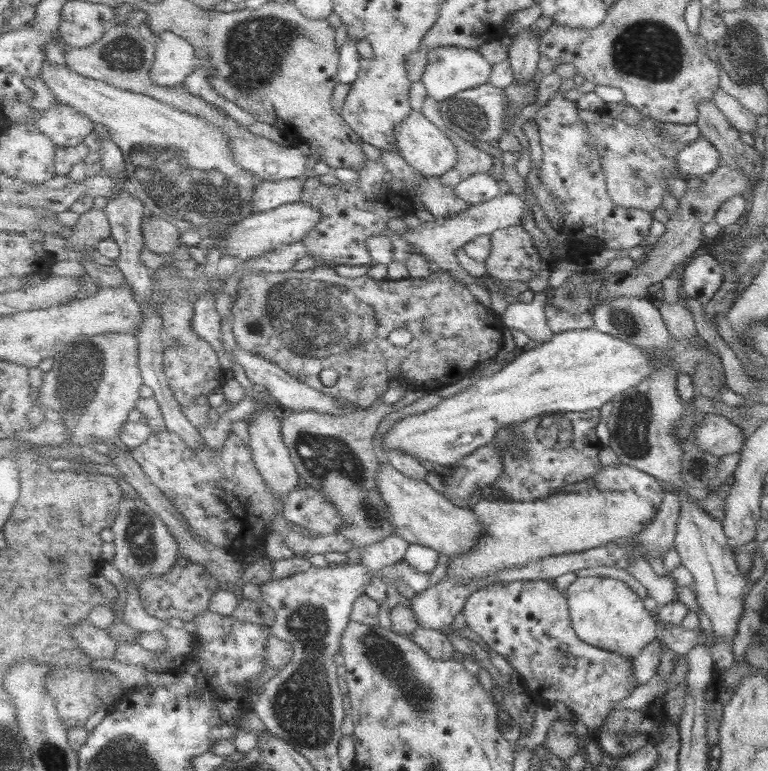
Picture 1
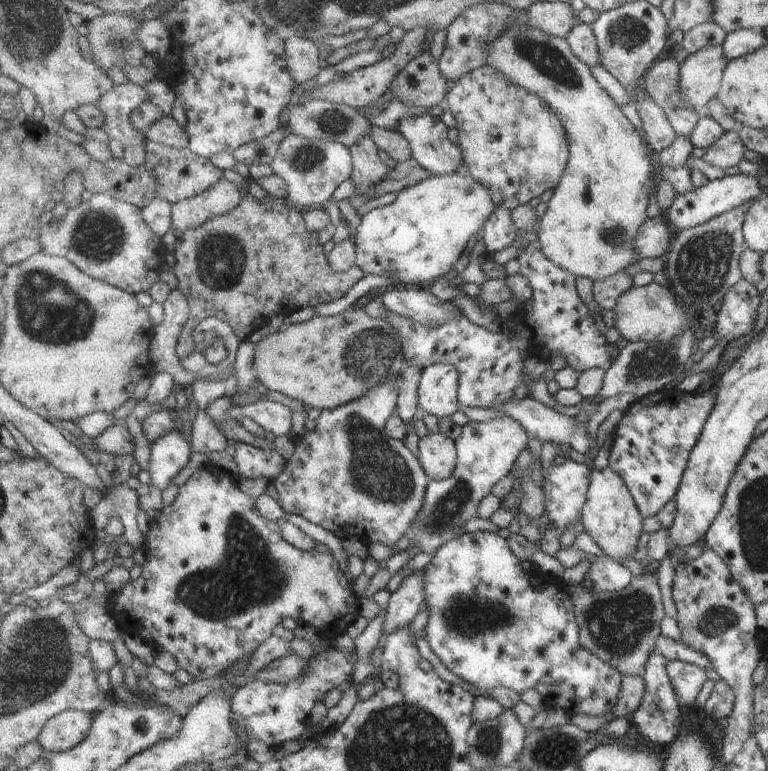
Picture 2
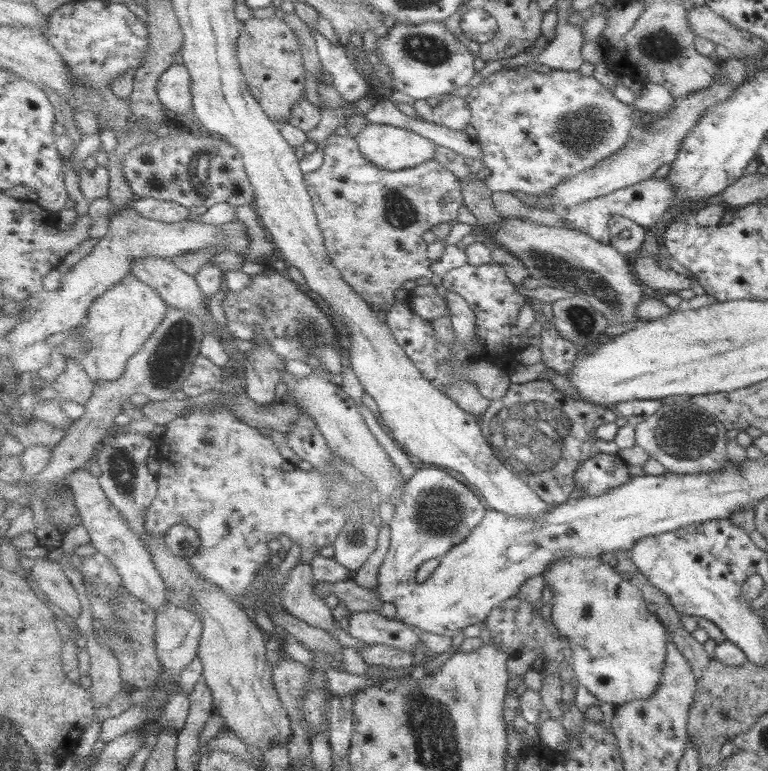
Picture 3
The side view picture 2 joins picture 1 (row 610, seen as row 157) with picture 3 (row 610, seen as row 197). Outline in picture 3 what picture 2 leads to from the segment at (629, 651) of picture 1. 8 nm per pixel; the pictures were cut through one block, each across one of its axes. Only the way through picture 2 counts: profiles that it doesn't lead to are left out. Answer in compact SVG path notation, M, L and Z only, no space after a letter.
M561 558L559 562L551 564L545 572L542 573L546 580L553 590L553 598L551 601L552 604L552 618L553 623L559 627L561 634L565 635L571 643L571 649L575 652L575 660L571 662L571 667L573 668L575 679L580 684L583 684L588 691L594 695L597 699L601 700L604 703L609 703L611 706L621 706L629 701L635 699L649 699L659 683L661 683L661 675L663 675L663 669L665 668L665 657L667 657L667 645L668 642L668 628L664 625L664 622L658 617L658 614L655 612L649 612L647 608L648 602L645 601L644 595L641 593L639 587L635 583L629 582L628 579L625 579L621 576L614 568L613 565L606 563L602 558Z

